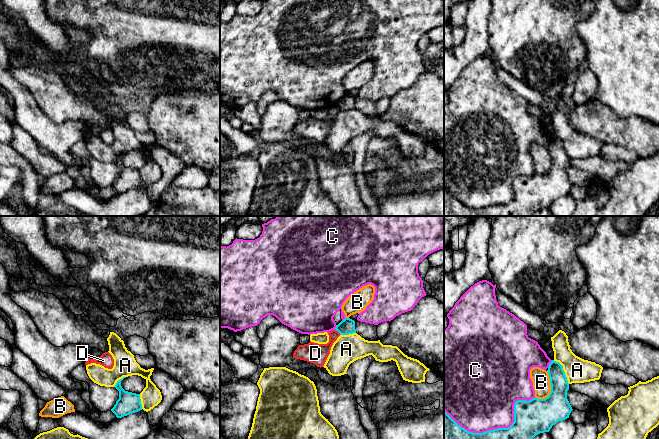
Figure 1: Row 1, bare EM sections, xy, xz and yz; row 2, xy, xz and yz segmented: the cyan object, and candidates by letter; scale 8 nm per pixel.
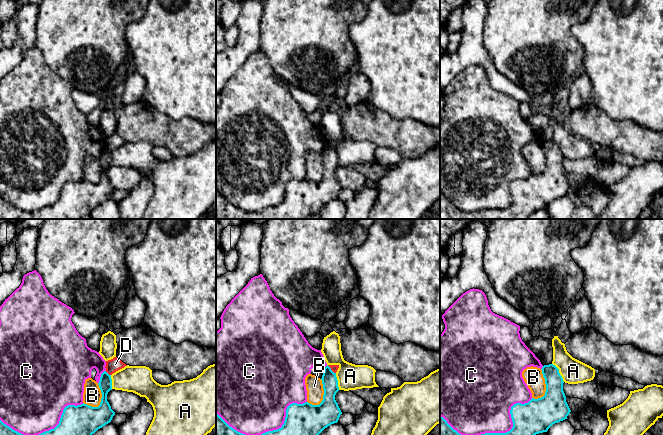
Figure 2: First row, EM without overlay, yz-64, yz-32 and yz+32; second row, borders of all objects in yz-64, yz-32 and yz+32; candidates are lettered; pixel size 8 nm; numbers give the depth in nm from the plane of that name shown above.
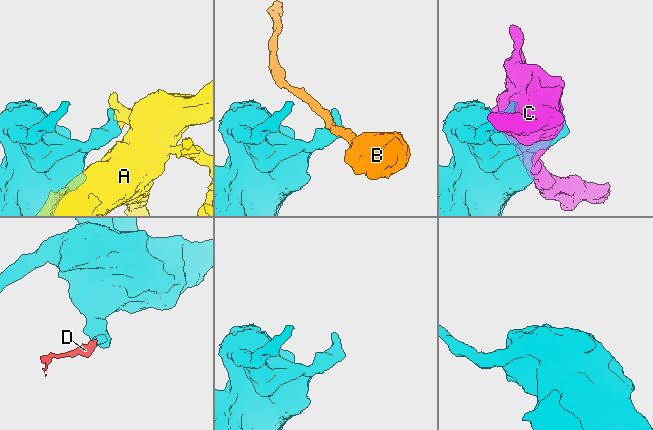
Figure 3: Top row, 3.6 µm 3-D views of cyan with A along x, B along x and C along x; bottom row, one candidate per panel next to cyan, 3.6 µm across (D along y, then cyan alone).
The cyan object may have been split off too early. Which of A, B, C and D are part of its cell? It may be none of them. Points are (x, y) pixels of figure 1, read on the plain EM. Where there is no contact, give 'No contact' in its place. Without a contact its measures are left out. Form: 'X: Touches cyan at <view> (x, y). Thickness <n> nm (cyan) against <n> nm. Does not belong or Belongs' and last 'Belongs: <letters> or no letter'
A: Touches cyan at yz (563, 146). Thickness 160 nm (cyan) against 200 nm. Does not belong
B: Touches cyan at yz (551, 166). Thickness 280 nm (cyan) against 140 nm. Does not belong
C: Touches cyan at yz (498, 204). Thickness 240 nm (cyan) against 480 nm. Does not belong
D: Touches cyan at xz (338, 107). Thickness 130 nm (cyan) against 160 nm. Does not belong
Belongs: no letter

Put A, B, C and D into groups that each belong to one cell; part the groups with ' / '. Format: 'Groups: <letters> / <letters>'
Groups: A / B / C / D

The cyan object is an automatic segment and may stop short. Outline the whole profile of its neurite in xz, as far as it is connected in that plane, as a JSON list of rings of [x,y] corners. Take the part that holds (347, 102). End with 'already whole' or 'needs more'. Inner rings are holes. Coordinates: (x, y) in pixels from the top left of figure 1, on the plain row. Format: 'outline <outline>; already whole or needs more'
outline [[[345,94],[338,101],[336,101],[335,106],[338,107],[340,111],[356,109],[355,97],[350,94]]]; already whole

